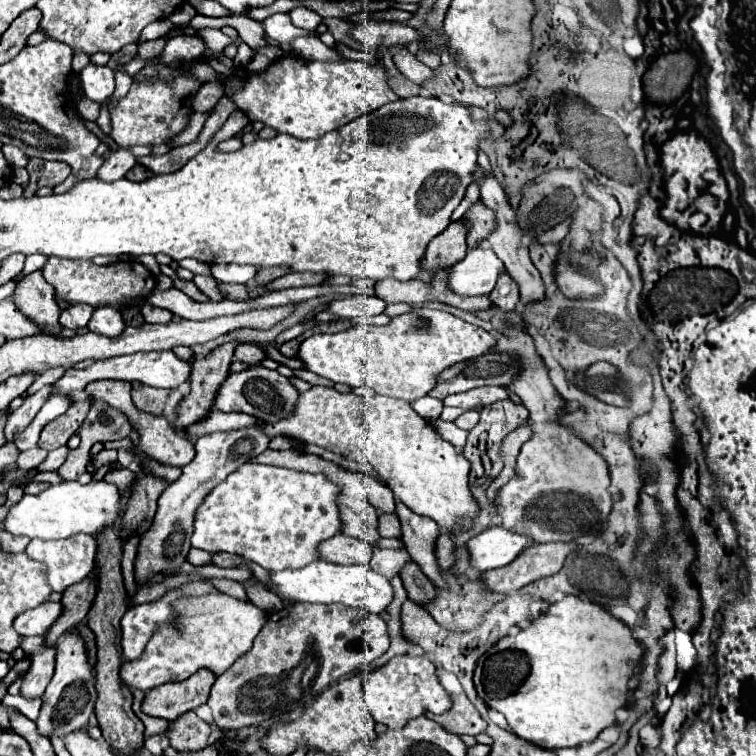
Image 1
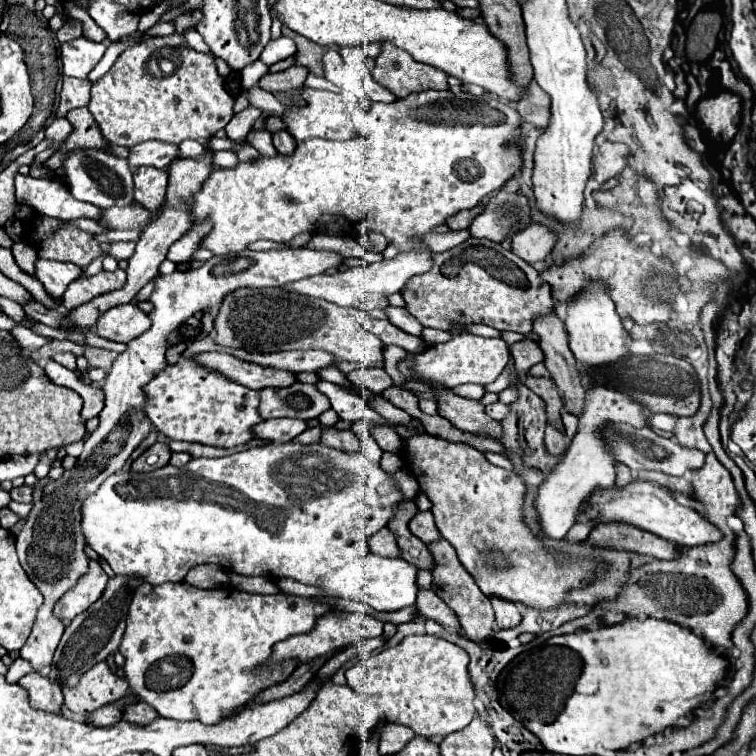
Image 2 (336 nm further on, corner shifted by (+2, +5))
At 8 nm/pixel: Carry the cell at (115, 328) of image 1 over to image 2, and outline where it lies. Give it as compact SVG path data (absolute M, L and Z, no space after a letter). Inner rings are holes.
M132 303L108 309L96 323L96 333L104 339L128 343L150 329L150 317Z

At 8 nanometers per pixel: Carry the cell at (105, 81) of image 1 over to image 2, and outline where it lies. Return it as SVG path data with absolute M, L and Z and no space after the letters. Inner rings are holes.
M78 37L68 43L62 43L60 47L62 73L68 77L86 79L86 75L102 59L104 51L106 51L106 43L94 43L86 37Z

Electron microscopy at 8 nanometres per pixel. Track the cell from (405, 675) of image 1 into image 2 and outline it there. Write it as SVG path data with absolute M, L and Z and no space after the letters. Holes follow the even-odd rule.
M408 635L400 645L346 669L346 685L376 705L388 723L406 725L420 737L446 737L464 729L476 713L468 663L468 653L442 637Z

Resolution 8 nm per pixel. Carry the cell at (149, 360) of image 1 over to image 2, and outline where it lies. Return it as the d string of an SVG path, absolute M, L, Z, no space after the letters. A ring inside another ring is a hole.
M214 351L192 357L194 361L208 365L214 371L220 371L228 379L246 385L250 389L266 389L266 387L288 387L296 383L296 375L290 371L280 371L272 367L262 367L248 363L244 359L234 357L230 351Z

